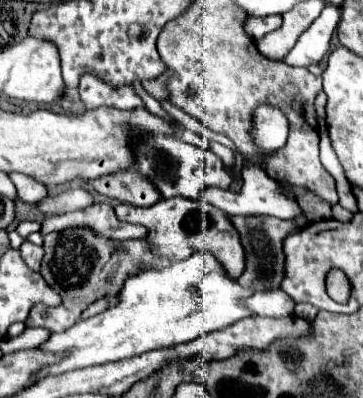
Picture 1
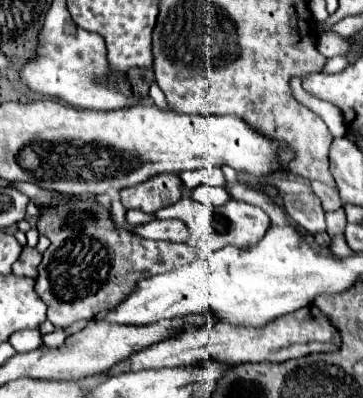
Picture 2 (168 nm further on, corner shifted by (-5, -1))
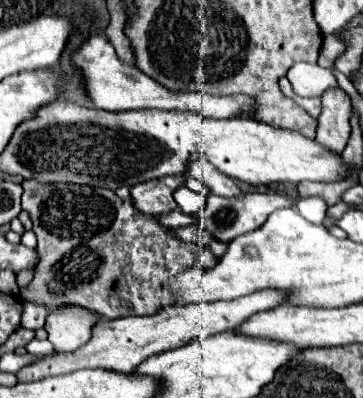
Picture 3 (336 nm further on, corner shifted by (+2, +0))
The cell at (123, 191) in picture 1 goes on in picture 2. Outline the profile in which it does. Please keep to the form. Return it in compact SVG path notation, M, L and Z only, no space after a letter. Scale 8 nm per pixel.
M163 173L147 179L147 183L121 189L119 195L125 209L155 213L157 209L175 203L183 195L183 189L179 187L179 177L175 173Z

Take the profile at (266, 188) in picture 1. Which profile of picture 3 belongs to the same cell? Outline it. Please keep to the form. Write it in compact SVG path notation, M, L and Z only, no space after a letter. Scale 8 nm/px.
M182 186L182 188L174 194L174 198L176 198L176 202L178 202L178 206L180 206L180 210L182 210L184 214L198 216L198 214L206 208L206 198L200 196L200 194L196 194L196 192L192 192L192 190L186 188L186 186Z

